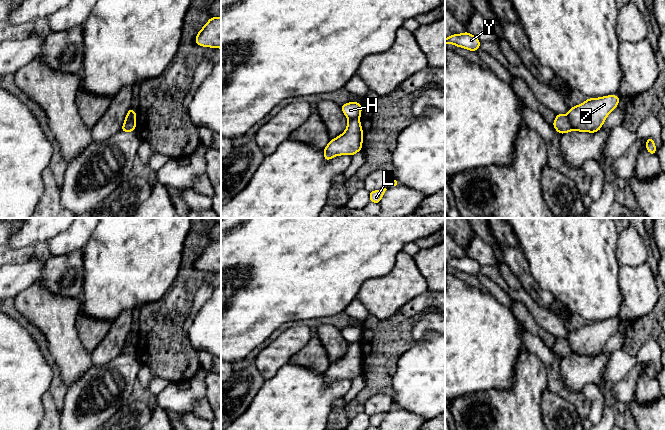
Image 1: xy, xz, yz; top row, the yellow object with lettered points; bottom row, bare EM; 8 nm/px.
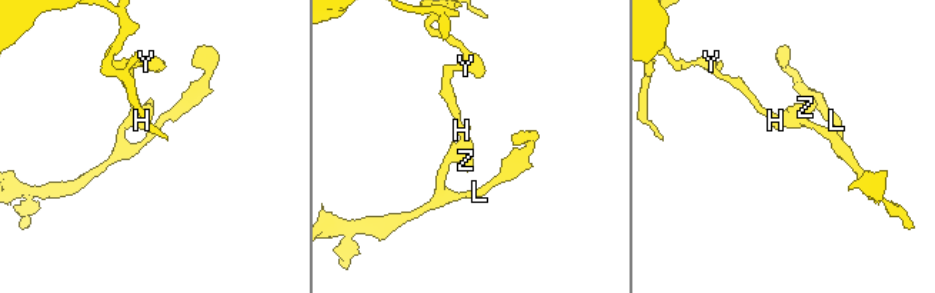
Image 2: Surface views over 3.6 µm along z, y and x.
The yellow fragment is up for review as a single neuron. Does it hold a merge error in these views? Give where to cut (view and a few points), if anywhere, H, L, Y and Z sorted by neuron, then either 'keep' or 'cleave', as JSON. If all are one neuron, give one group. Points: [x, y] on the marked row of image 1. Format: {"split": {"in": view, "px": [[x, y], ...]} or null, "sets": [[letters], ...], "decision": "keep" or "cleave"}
{"split": {"in": "yz", "px": [[567, 115], [572, 129]]}, "sets": [["H", "Y"], ["L", "Z"]], "decision": "cleave"}

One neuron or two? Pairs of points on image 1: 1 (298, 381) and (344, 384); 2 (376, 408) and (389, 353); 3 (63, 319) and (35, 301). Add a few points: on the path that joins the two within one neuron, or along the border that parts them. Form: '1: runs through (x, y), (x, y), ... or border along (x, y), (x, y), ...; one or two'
1: runs through (309, 390), (333, 390); one
2: border along (387, 393), (376, 392), (365, 403), (364, 410); two
3: runs through (56, 317), (42, 308); one

